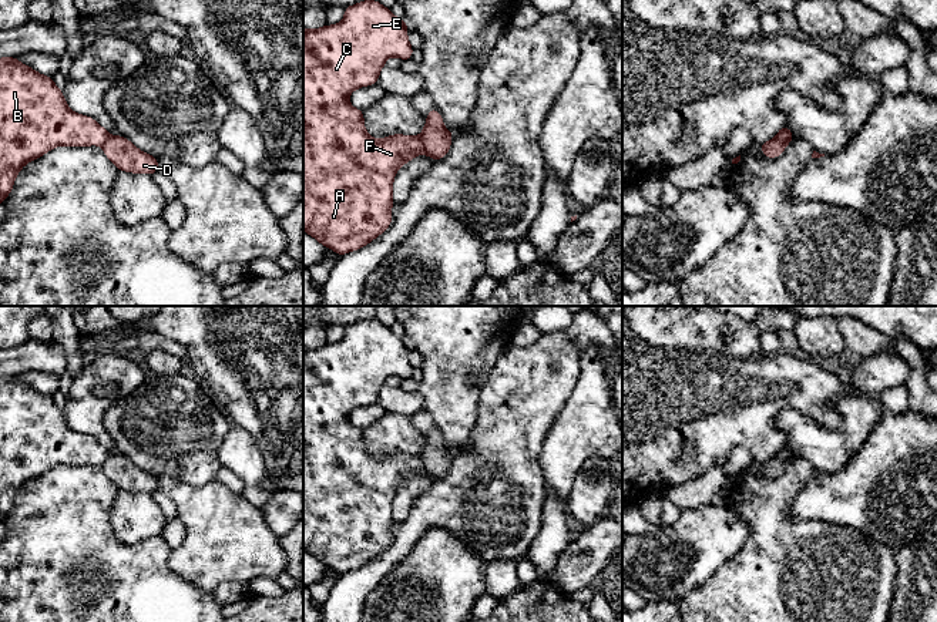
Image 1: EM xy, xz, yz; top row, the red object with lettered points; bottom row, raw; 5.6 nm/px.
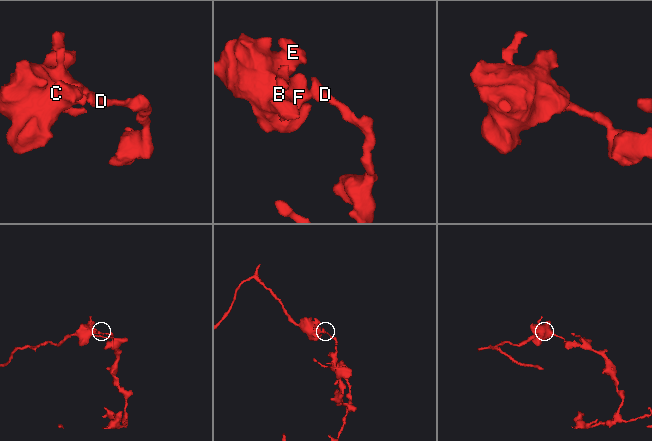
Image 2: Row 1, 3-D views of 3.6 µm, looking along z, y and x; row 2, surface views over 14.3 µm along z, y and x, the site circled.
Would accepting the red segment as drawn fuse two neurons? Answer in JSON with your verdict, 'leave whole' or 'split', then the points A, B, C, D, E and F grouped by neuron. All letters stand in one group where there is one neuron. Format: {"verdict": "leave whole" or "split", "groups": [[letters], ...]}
{"verdict": "split", "groups": [["A", "B", "C", "E", "F"], ["D"]]}

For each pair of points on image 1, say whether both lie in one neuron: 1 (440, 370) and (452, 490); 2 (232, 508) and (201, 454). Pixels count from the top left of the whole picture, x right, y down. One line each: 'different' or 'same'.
1: different
2: different

